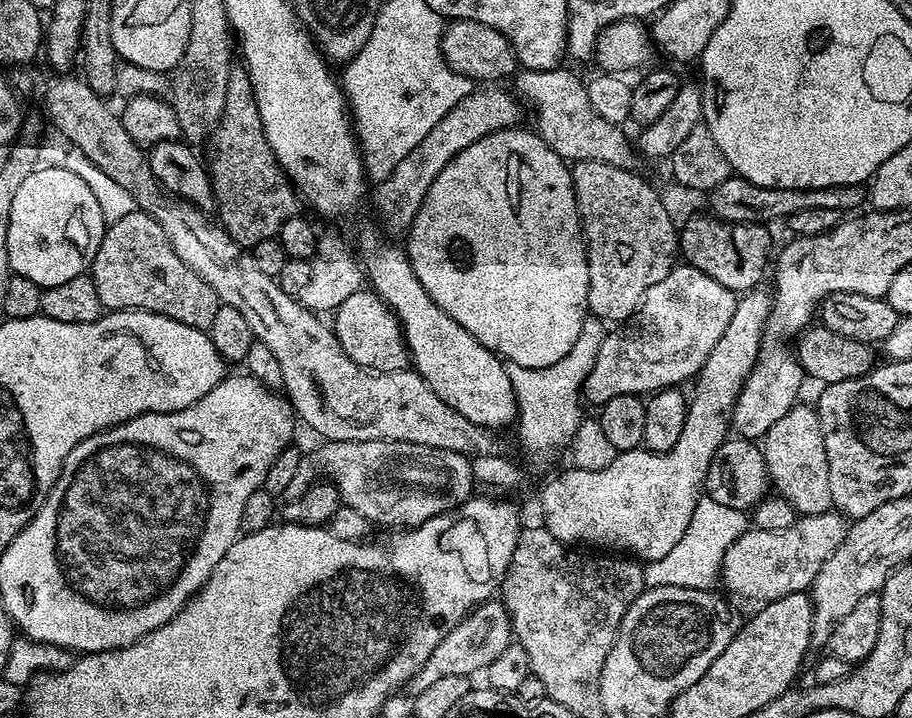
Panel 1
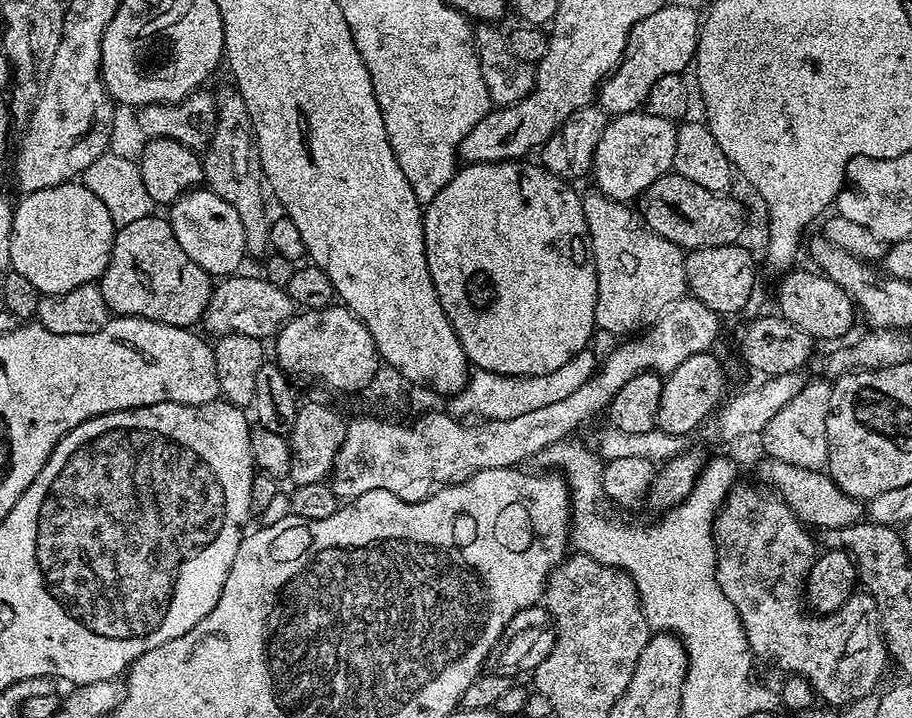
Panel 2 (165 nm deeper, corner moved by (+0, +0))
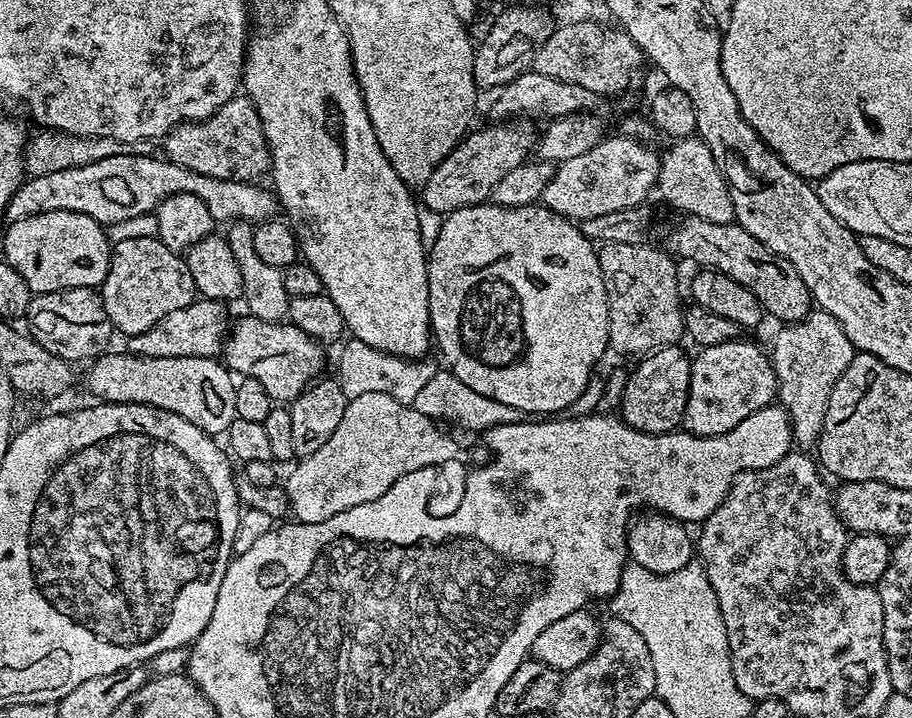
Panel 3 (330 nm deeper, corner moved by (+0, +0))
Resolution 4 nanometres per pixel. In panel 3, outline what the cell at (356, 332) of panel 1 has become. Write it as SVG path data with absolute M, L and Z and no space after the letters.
M251 314L245 317L231 325L222 349L223 363L237 377L257 379L273 402L297 400L309 384L321 379L325 348L321 341L310 338L290 322L260 320Z

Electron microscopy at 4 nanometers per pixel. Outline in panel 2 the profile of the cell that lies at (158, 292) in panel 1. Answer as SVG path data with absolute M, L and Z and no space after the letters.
M153 214L130 225L117 227L110 262L98 281L98 287L109 313L117 317L141 316L154 322L191 329L203 321L214 280L206 270L202 270L202 266L198 266L198 262L193 262L186 255L182 246L178 246L178 238L174 238L174 230L167 219Z

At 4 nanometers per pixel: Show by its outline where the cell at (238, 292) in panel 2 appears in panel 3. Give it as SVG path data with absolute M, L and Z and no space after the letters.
M197 298L190 306L182 306L182 310L174 310L166 314L162 322L150 326L140 336L131 337L127 341L127 351L137 356L157 356L162 358L186 358L187 356L221 355L225 339L230 331L230 319L223 303L219 300Z

